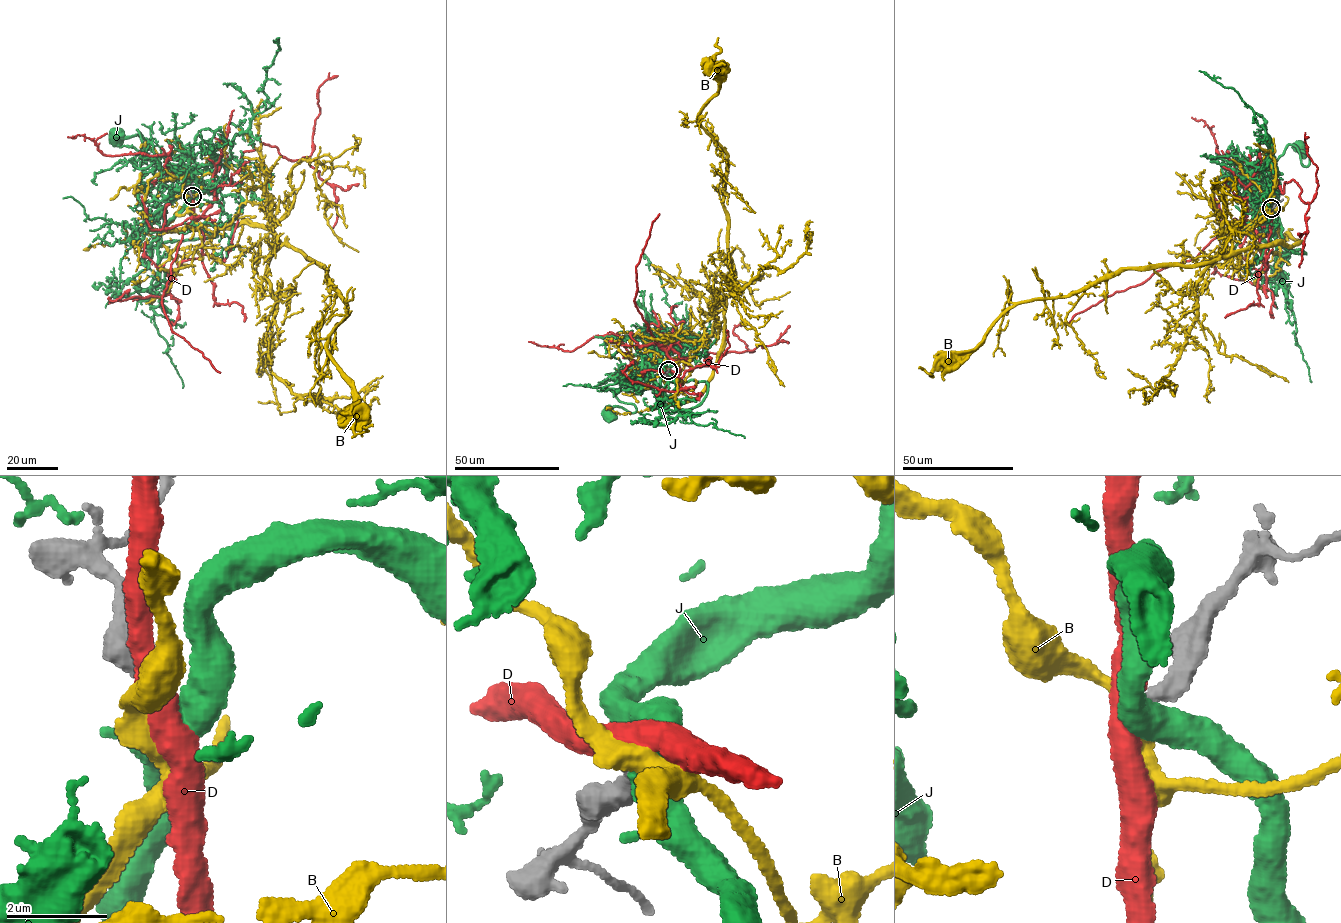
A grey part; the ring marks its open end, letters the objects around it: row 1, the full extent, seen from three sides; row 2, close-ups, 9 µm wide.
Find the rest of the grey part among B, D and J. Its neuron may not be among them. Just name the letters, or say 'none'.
none

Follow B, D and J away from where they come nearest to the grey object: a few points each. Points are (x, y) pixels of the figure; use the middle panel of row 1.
B: (668, 370), (663, 377), (667, 334), (701, 339), (732, 283), (726, 152), (698, 119), (719, 85), (711, 64)
D: (668, 370), (679, 369), (670, 349), (692, 360), (681, 354), (753, 351), (732, 331), (742, 323)
J: (668, 370), (677, 357), (635, 363), (620, 377), (616, 395), (636, 411), (614, 406), (610, 416)

